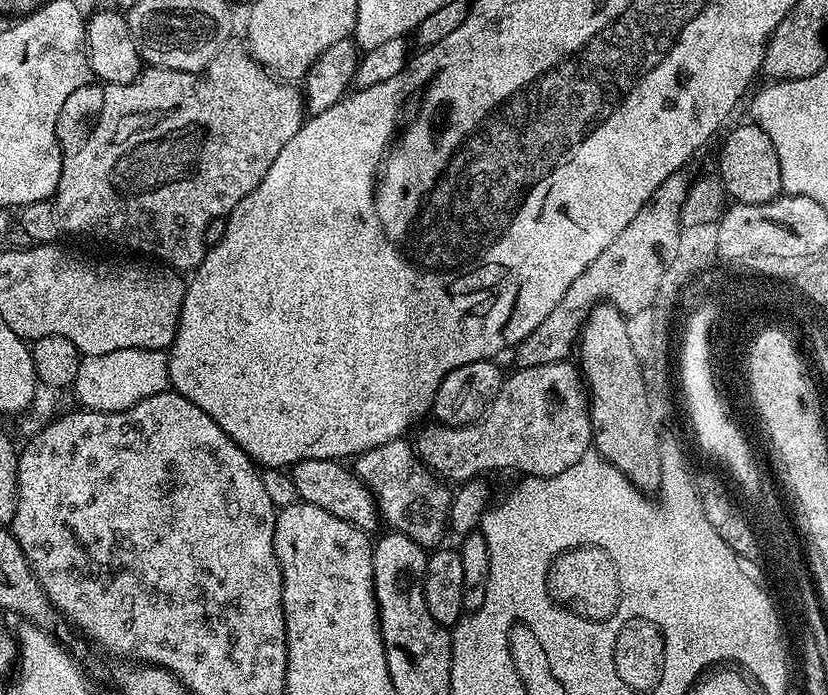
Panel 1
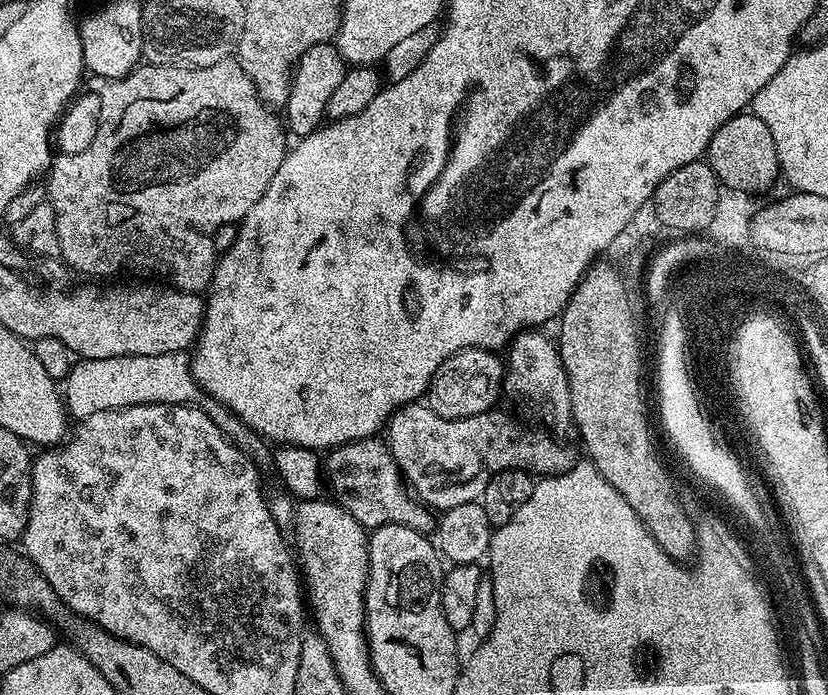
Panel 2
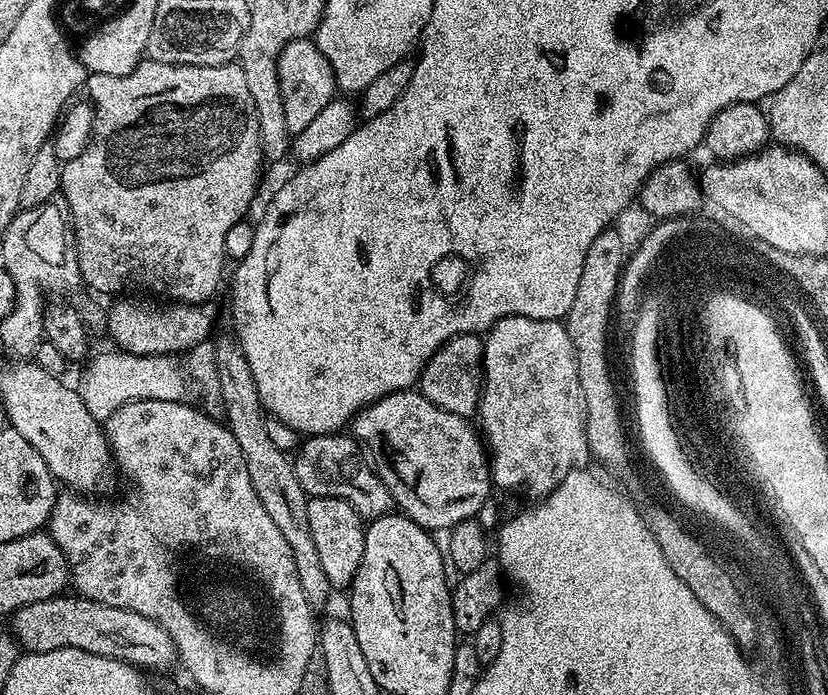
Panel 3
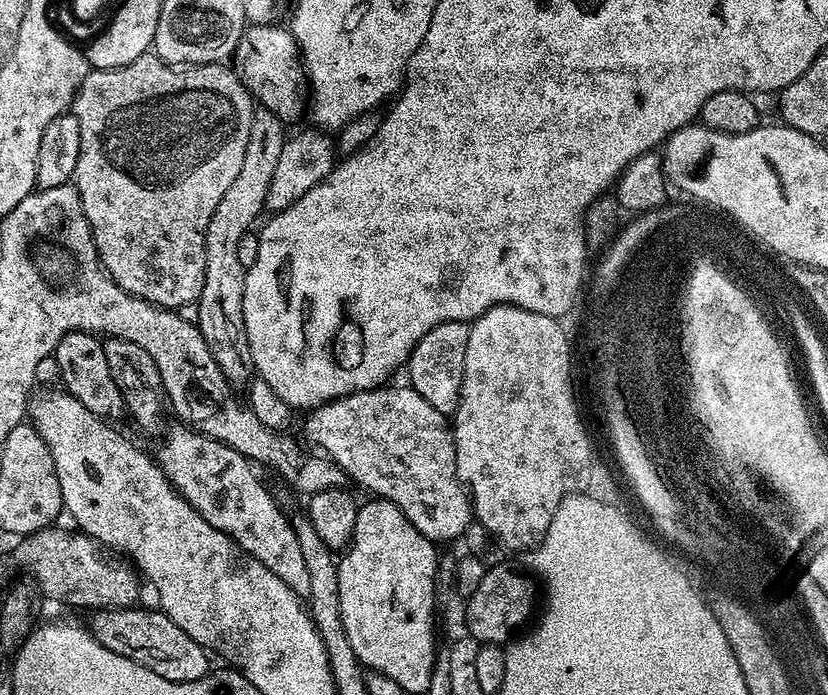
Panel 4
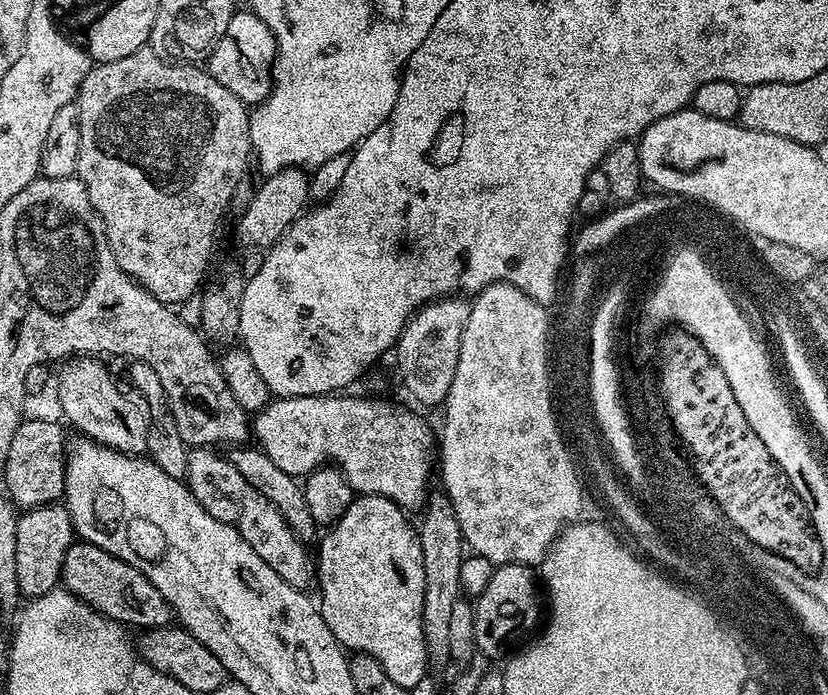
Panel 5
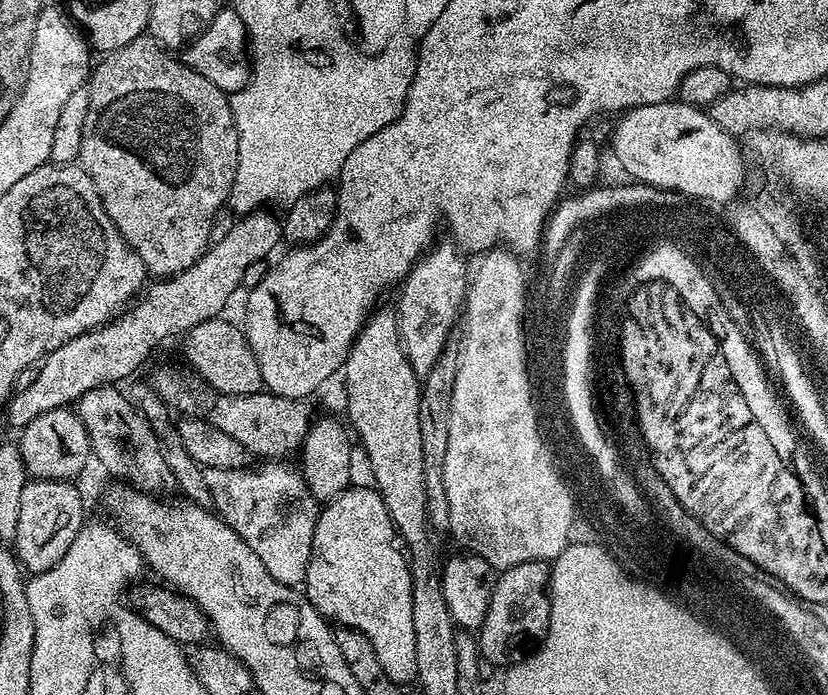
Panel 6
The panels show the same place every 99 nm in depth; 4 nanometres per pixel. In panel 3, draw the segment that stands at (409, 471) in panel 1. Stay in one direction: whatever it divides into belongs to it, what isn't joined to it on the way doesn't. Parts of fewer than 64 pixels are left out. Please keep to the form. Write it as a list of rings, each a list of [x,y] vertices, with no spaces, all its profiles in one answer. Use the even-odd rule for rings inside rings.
[[[351,435],[307,437],[295,449],[294,463],[298,482],[302,482],[302,490],[306,490],[310,498],[314,496],[342,498],[342,502],[350,502],[350,506],[354,506],[356,513],[368,522],[380,516],[387,516],[393,511],[390,490],[386,490],[382,478],[375,467],[362,455],[361,445]]]

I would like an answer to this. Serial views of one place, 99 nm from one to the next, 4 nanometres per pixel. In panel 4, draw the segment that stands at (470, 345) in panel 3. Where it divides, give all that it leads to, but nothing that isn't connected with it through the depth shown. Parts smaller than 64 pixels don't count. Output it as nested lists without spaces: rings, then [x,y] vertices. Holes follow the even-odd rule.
[[[463,319],[458,322],[442,322],[434,326],[434,330],[427,332],[408,356],[407,383],[414,390],[418,390],[418,394],[422,394],[422,398],[426,398],[426,402],[430,402],[434,410],[445,414],[455,413],[460,401],[462,374],[466,366],[468,330],[469,325]]]

